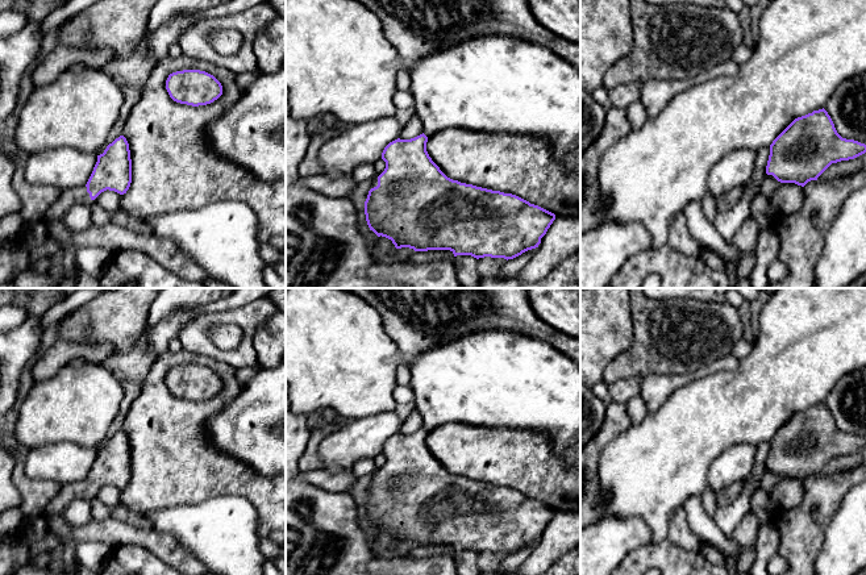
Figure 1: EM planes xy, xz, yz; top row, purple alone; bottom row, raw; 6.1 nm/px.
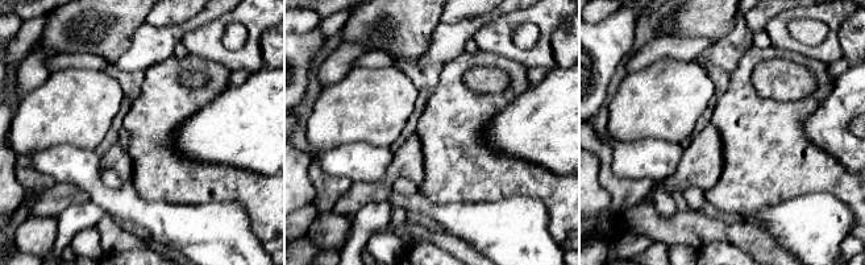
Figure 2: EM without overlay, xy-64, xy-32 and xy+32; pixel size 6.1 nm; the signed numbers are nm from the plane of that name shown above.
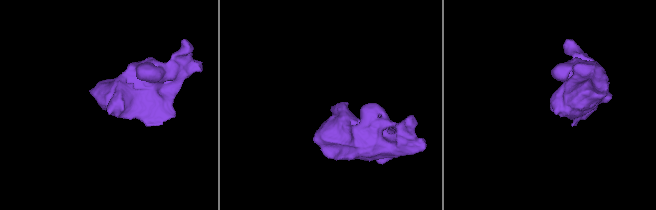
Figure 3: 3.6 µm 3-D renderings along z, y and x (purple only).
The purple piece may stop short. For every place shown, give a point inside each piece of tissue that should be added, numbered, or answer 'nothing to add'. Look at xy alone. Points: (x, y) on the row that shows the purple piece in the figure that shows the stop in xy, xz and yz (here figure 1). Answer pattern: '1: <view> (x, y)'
1: xy (78, 195)

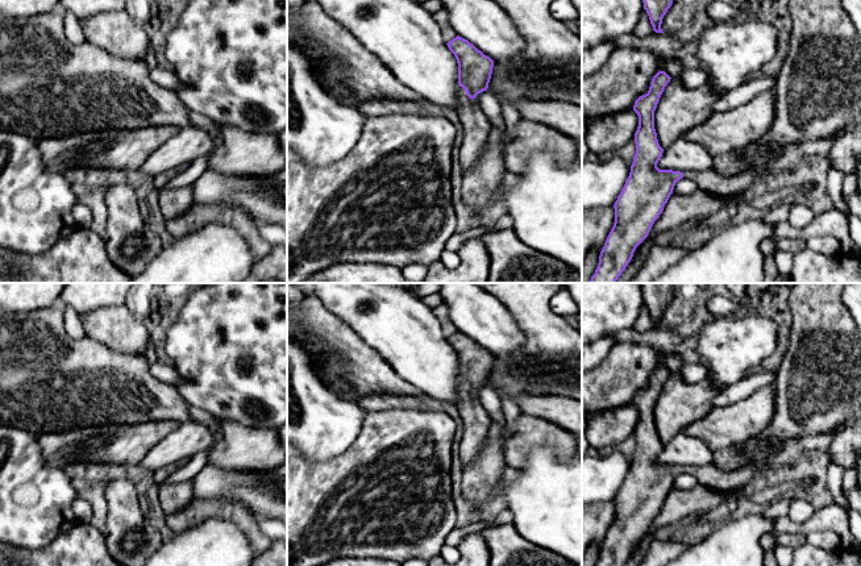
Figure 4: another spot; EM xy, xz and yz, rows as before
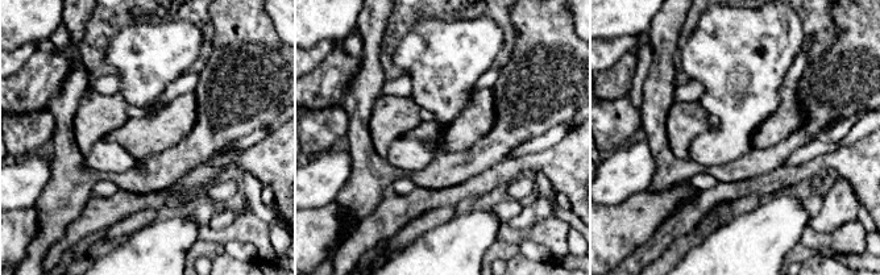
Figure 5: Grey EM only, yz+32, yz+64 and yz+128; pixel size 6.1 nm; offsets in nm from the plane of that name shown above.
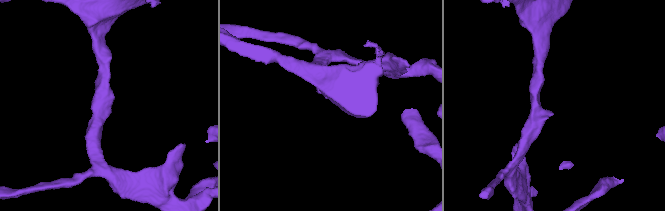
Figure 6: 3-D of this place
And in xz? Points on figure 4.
1: xz (475, 127)

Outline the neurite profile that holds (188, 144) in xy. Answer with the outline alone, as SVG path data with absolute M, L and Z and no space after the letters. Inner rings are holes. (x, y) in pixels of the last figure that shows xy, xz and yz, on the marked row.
M190 126L179 129L162 146L155 149L137 168L149 176L188 166L199 157L207 155L213 147L212 136L201 128Z

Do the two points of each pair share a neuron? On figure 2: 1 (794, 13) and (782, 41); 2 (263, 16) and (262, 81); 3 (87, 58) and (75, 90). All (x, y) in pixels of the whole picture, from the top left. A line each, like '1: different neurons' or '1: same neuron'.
1: same neuron
2: different neurons
3: different neurons

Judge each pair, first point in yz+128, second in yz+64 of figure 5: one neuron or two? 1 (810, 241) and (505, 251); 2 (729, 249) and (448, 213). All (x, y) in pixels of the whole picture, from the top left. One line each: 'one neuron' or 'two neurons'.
1: two neurons
2: two neurons

